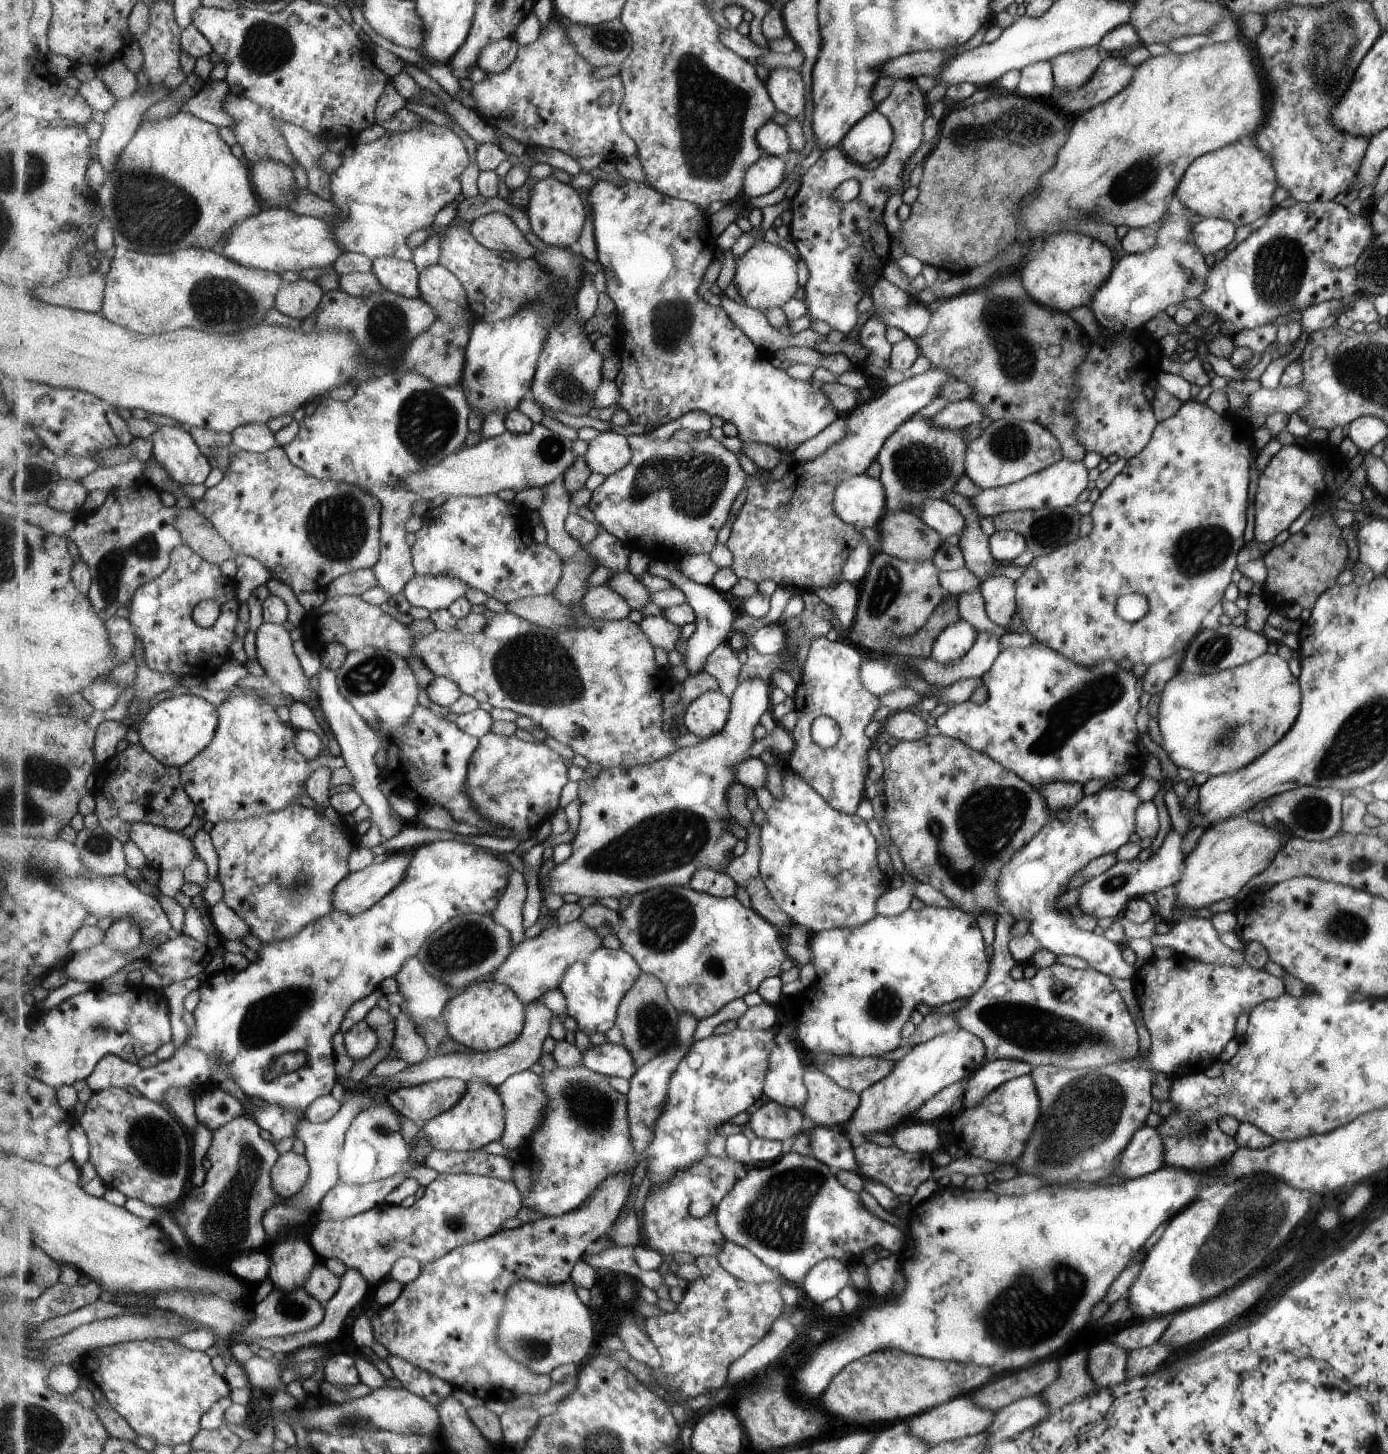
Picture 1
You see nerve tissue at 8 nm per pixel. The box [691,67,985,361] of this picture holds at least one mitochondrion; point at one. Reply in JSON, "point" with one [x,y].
{"point":[793,86]}

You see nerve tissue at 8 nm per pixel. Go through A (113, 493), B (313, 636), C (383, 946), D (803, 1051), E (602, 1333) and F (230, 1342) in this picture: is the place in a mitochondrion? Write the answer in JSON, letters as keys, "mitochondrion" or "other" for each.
{"A":"other","B":"other","C":"mitochondrion","D":"other","E":"other","F":"other"}

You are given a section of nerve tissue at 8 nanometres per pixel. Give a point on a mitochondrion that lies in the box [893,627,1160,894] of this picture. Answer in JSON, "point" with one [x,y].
{"point":[1089,699]}

